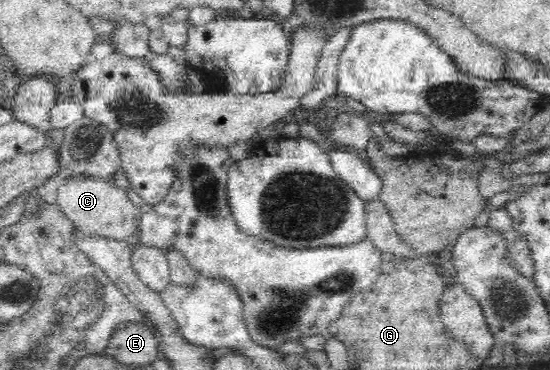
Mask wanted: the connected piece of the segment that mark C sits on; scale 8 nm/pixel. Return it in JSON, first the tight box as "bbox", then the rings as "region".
{"bbox":[57,177,141,241],"region":[[[70,177],[57,192],[57,206],[83,235],[134,241],[139,232],[141,212],[129,200],[128,193],[101,178]]]}

